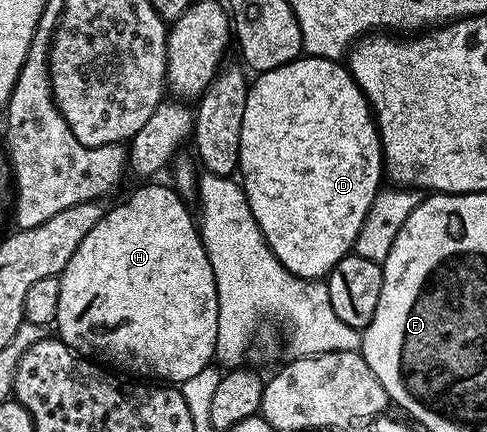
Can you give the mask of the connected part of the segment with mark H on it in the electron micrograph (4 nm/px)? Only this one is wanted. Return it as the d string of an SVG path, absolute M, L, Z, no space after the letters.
M156 182L141 183L144 185L134 189L121 204L116 204L113 208L109 207L105 211L104 217L86 234L86 238L82 238L82 242L78 242L78 250L74 250L70 262L66 262L63 272L59 275L58 312L54 328L55 331L60 331L57 332L59 339L63 340L77 354L87 354L89 357L99 358L101 361L109 360L109 362L104 362L111 365L113 369L124 374L131 374L136 378L151 378L156 382L167 382L169 385L179 386L184 383L186 378L194 378L194 374L198 374L198 370L207 368L213 363L216 355L216 339L218 338L218 294L210 258L204 249L204 241L200 239L197 221L194 219L193 213L191 216L187 206L184 205L187 204L185 197L167 183L165 183L166 185L152 183Z

